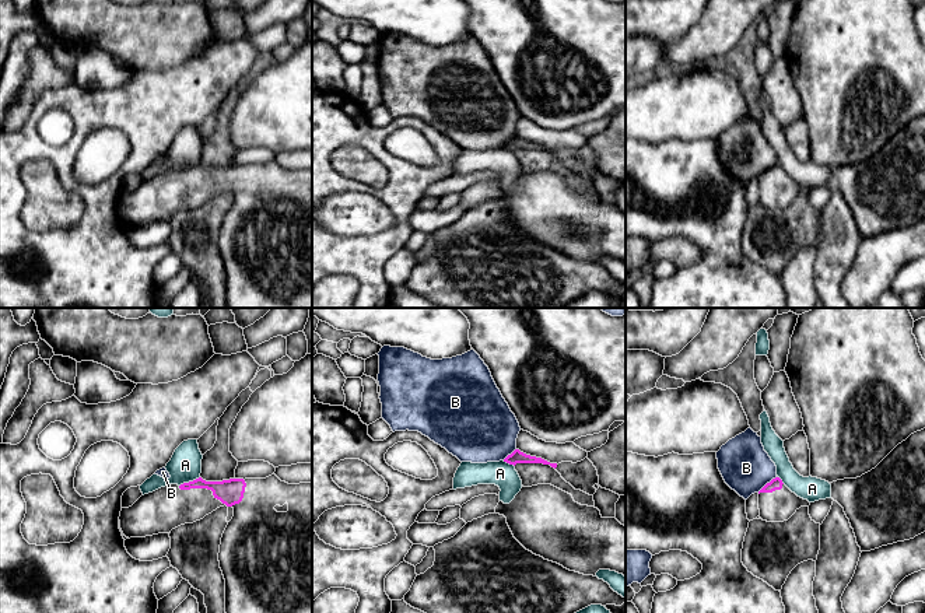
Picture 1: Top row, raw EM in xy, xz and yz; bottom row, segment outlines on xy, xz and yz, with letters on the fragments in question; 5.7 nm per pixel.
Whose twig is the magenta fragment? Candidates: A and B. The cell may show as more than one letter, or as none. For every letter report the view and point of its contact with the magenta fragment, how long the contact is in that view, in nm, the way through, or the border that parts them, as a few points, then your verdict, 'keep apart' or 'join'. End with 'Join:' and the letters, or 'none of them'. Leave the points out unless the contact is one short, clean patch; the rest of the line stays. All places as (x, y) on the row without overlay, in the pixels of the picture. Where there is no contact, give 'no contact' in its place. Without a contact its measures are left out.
A: xy (189, 168) | 130 nm | along xy (199, 163), (179, 172) | keep apart
B: yz (767, 170) | 150 nm | along yz (777, 163), (757, 178) | keep apart
Join: none of them

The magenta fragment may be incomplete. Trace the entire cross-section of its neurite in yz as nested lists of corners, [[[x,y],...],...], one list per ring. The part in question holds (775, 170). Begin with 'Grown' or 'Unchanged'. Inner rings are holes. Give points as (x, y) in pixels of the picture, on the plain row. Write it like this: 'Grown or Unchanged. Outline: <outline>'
Grown. Outline: [[[779,164],[772,165],[758,178],[760,204],[767,209],[788,207],[800,193],[810,189],[792,179]]]

